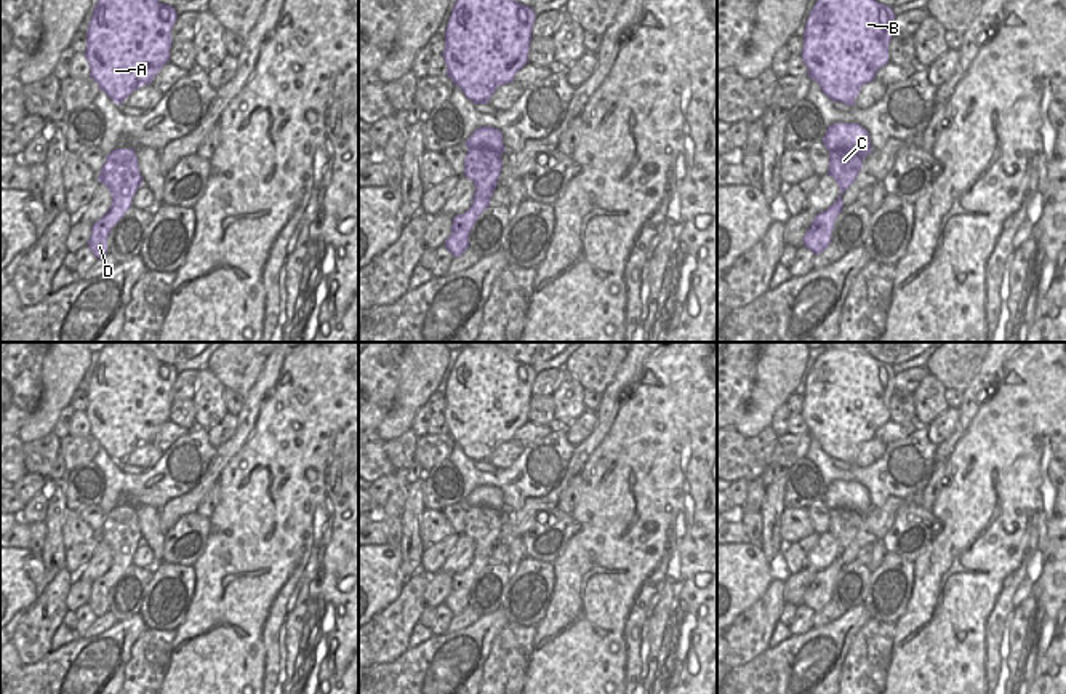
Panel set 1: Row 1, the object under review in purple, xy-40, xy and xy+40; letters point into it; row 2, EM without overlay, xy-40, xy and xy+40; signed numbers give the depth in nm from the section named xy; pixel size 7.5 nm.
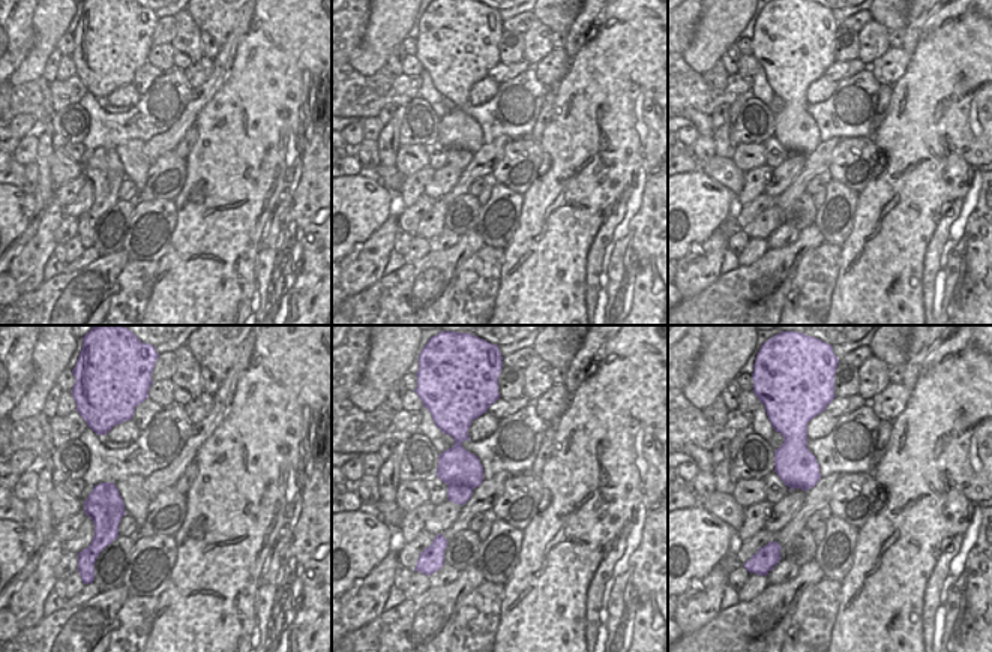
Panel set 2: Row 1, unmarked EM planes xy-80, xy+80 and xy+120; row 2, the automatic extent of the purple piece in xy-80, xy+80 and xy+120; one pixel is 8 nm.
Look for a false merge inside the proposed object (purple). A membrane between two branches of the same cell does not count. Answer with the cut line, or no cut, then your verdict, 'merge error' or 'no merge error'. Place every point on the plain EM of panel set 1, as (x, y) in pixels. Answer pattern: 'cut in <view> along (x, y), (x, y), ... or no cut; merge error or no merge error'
cut in xy+40 along (829, 509), (852, 509), (863, 515); merge error

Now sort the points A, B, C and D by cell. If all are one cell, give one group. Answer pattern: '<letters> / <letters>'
A B / C D

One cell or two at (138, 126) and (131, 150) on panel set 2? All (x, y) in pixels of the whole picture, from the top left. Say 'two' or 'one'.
two

